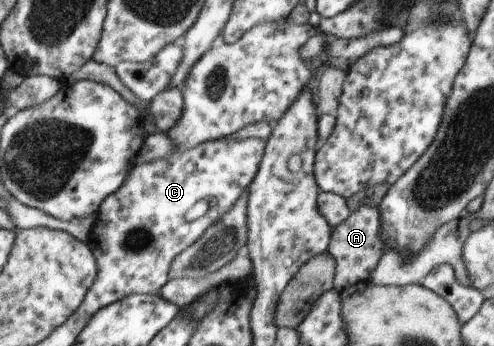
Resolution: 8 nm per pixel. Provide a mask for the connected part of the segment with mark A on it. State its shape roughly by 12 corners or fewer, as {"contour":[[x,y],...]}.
{"contour":[[379,209],[332,229],[327,252],[341,292],[368,280],[387,251]]}

